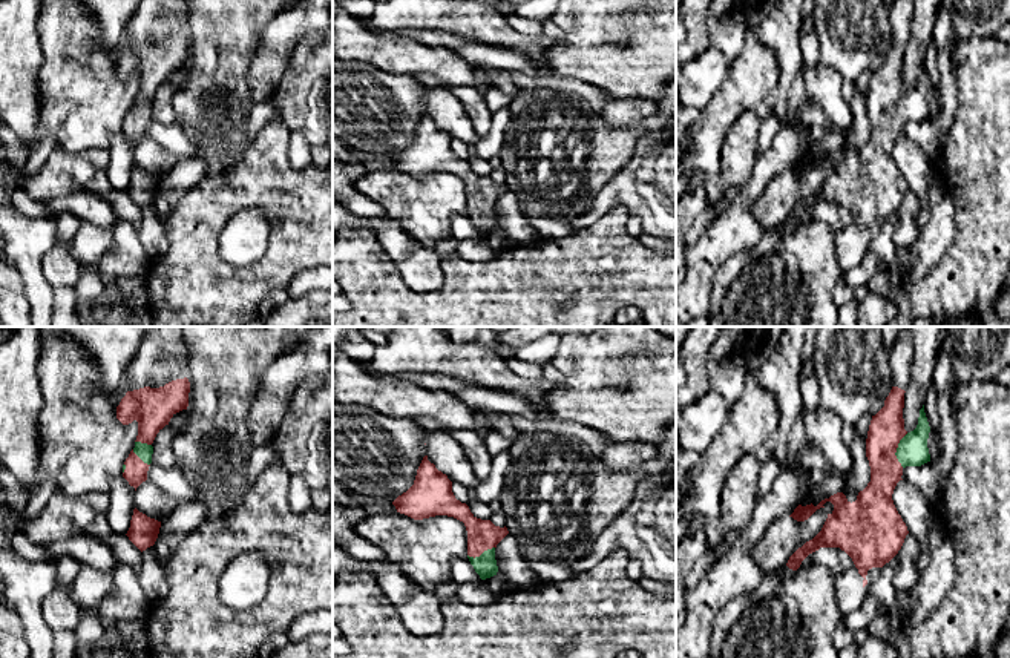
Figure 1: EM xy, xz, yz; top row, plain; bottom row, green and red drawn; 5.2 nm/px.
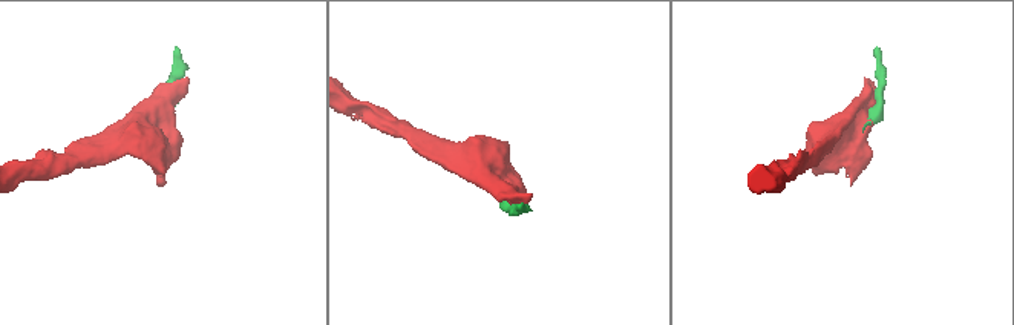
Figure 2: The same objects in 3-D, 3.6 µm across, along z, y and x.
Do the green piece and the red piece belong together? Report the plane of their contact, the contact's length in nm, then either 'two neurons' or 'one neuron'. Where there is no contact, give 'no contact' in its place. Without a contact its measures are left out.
yz | 190 nm | one neuron

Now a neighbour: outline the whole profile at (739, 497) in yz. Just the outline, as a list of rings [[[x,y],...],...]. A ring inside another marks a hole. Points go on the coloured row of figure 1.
[[[743,456],[733,471],[720,494],[719,529],[723,535],[745,531],[757,505],[757,474],[760,460]]]

